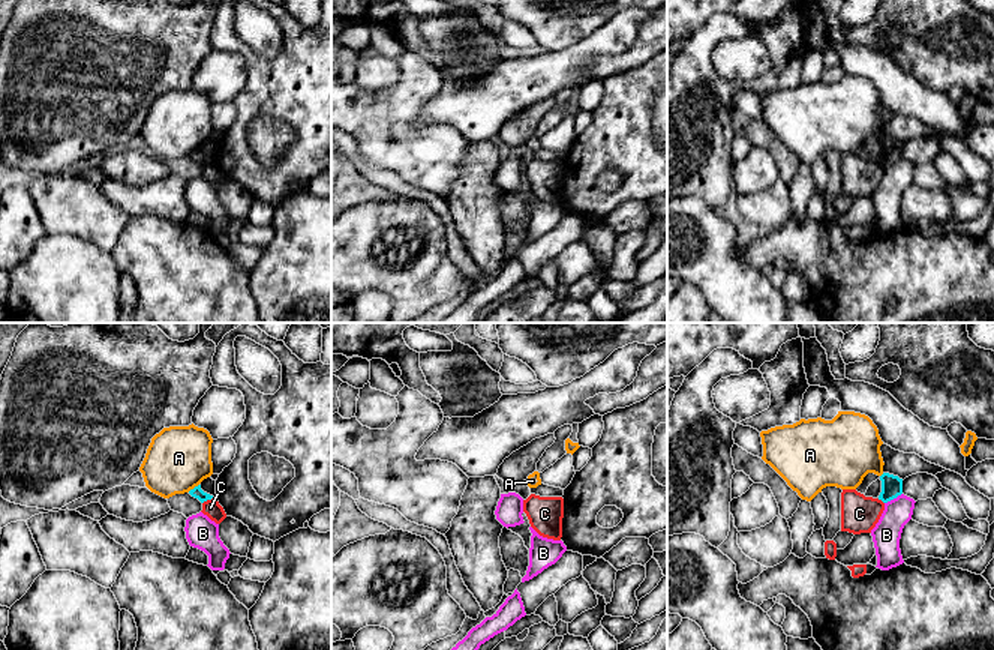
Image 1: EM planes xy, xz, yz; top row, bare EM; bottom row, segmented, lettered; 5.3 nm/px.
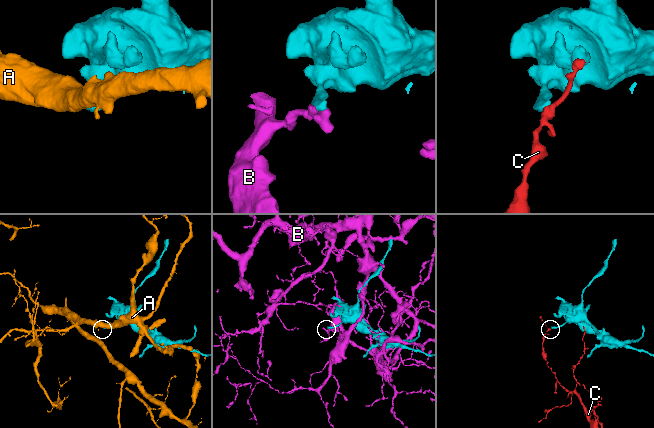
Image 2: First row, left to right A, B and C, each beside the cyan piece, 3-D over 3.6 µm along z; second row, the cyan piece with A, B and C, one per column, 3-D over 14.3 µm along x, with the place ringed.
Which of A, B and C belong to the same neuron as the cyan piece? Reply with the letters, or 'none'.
none

